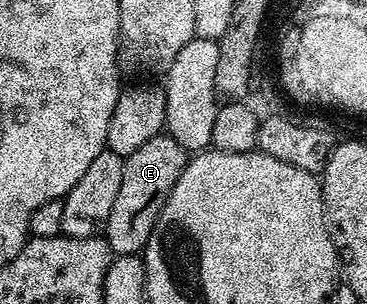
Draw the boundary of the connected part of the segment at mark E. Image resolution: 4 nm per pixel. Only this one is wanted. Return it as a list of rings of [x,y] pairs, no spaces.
[[[159,134],[144,142],[131,156],[124,160],[124,178],[120,181],[120,191],[112,205],[112,214],[104,229],[106,241],[119,256],[132,256],[141,253],[146,247],[148,238],[158,220],[160,210],[180,174],[186,168],[188,152],[179,142],[167,134]]]

